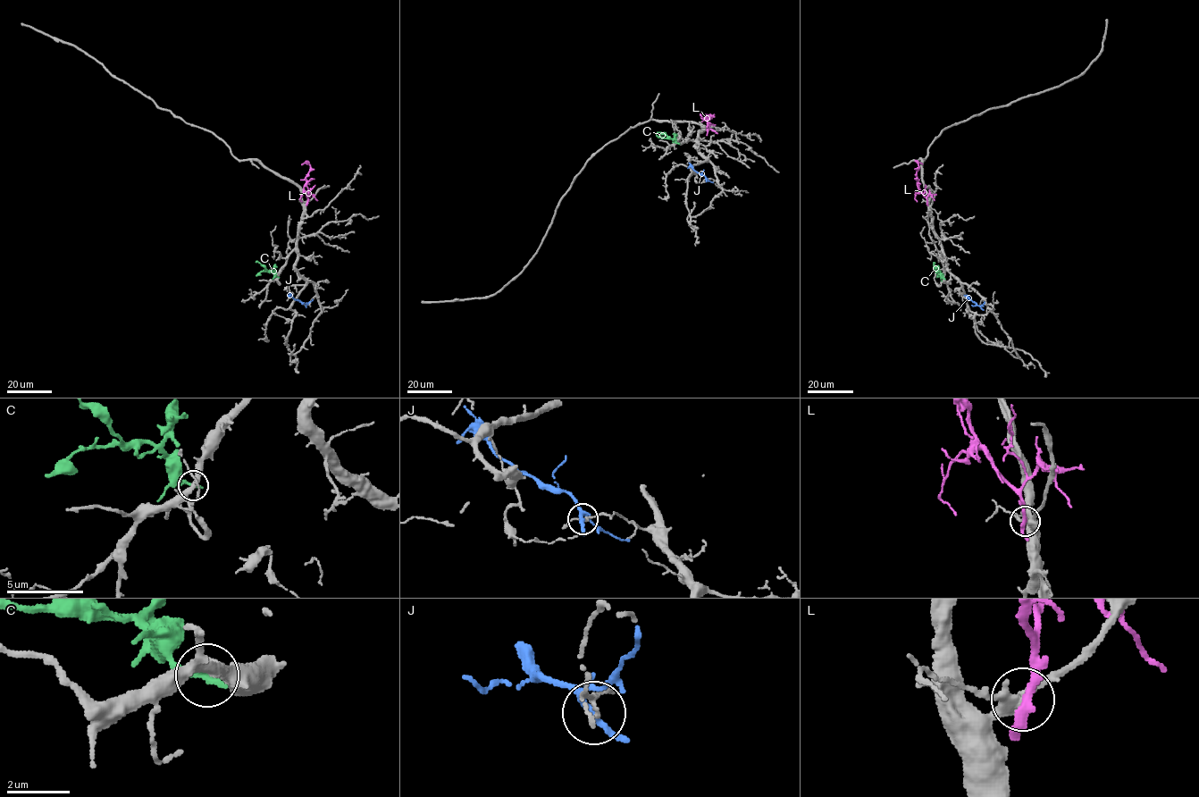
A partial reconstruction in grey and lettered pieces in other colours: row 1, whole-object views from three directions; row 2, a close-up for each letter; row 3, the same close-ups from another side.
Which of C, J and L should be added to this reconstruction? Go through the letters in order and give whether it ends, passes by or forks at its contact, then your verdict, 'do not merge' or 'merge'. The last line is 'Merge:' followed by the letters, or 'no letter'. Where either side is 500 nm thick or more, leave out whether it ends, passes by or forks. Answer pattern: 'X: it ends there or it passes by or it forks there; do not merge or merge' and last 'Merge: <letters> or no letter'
C: it ends there; do not merge
J: it forks there; do not merge
L: it passes by; do not merge
Merge: no letter

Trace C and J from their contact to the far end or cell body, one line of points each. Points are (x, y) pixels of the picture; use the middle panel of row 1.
C: (678, 143), (665, 134), (656, 134)
J: (706, 179), (689, 163)

